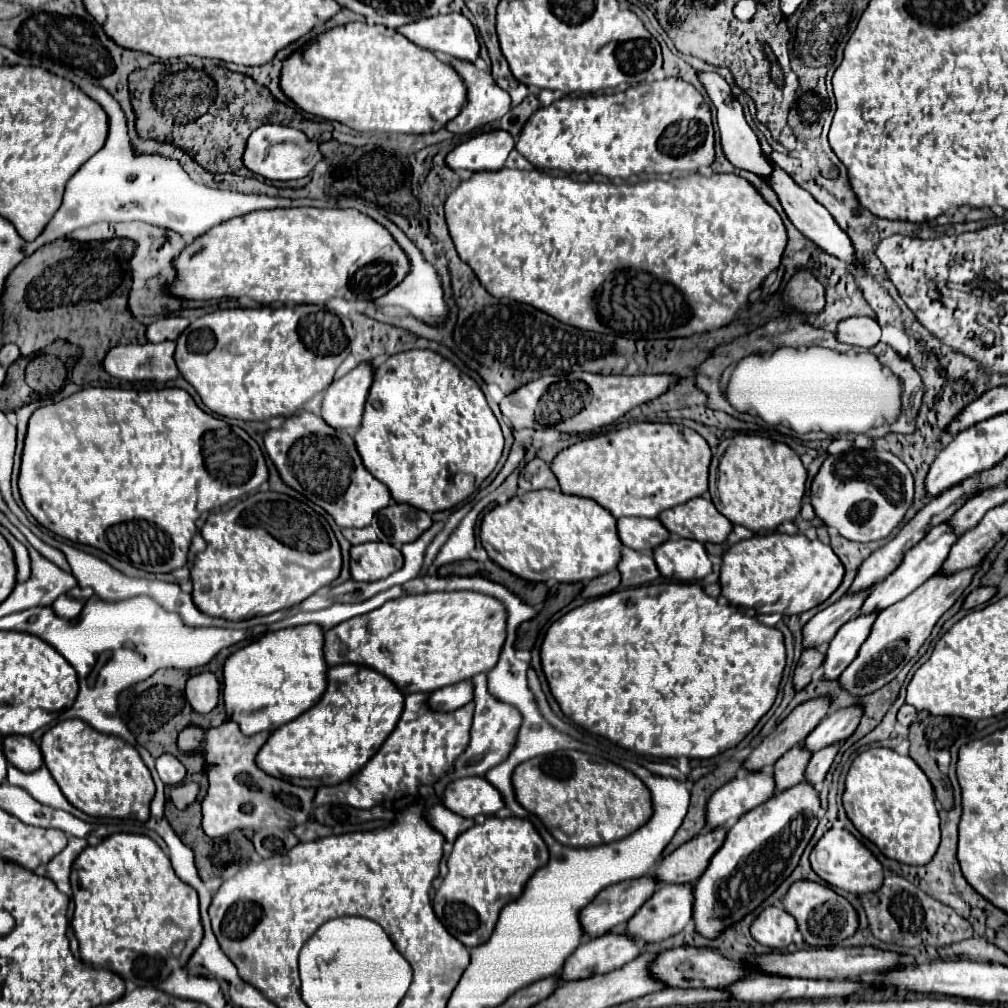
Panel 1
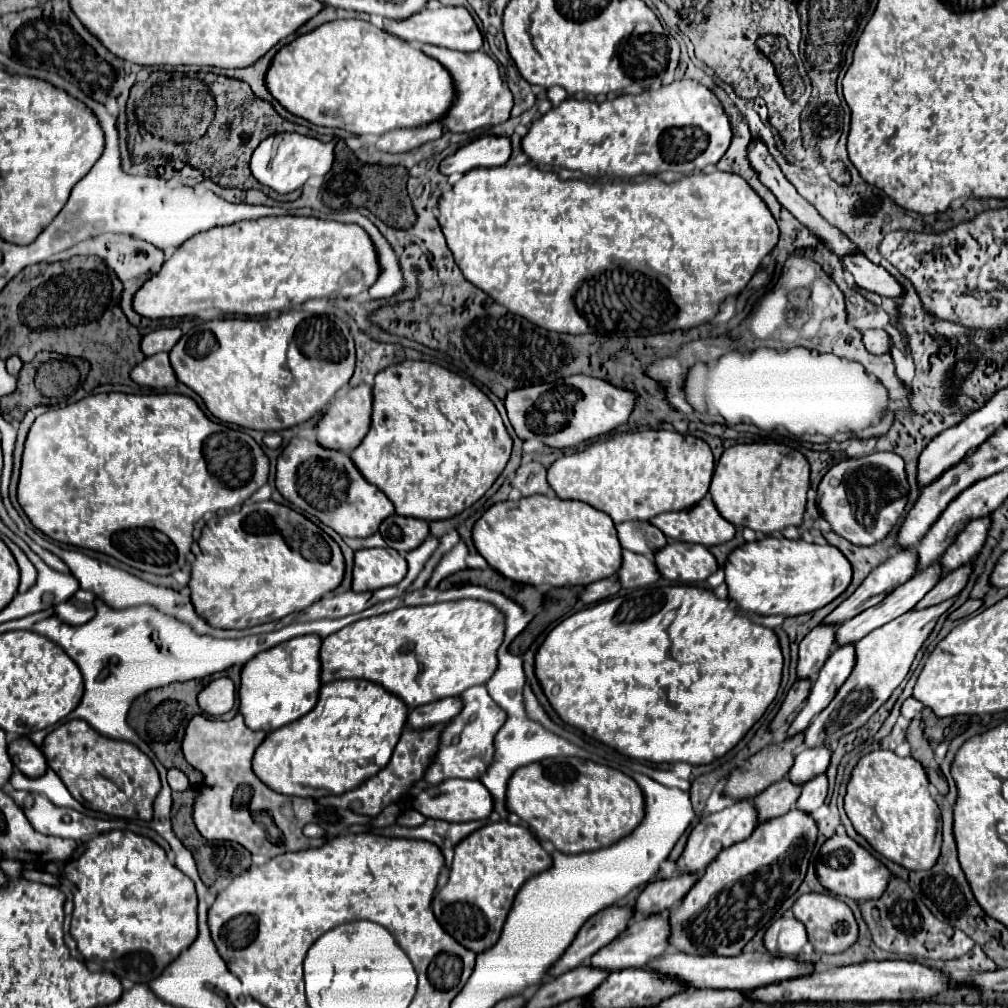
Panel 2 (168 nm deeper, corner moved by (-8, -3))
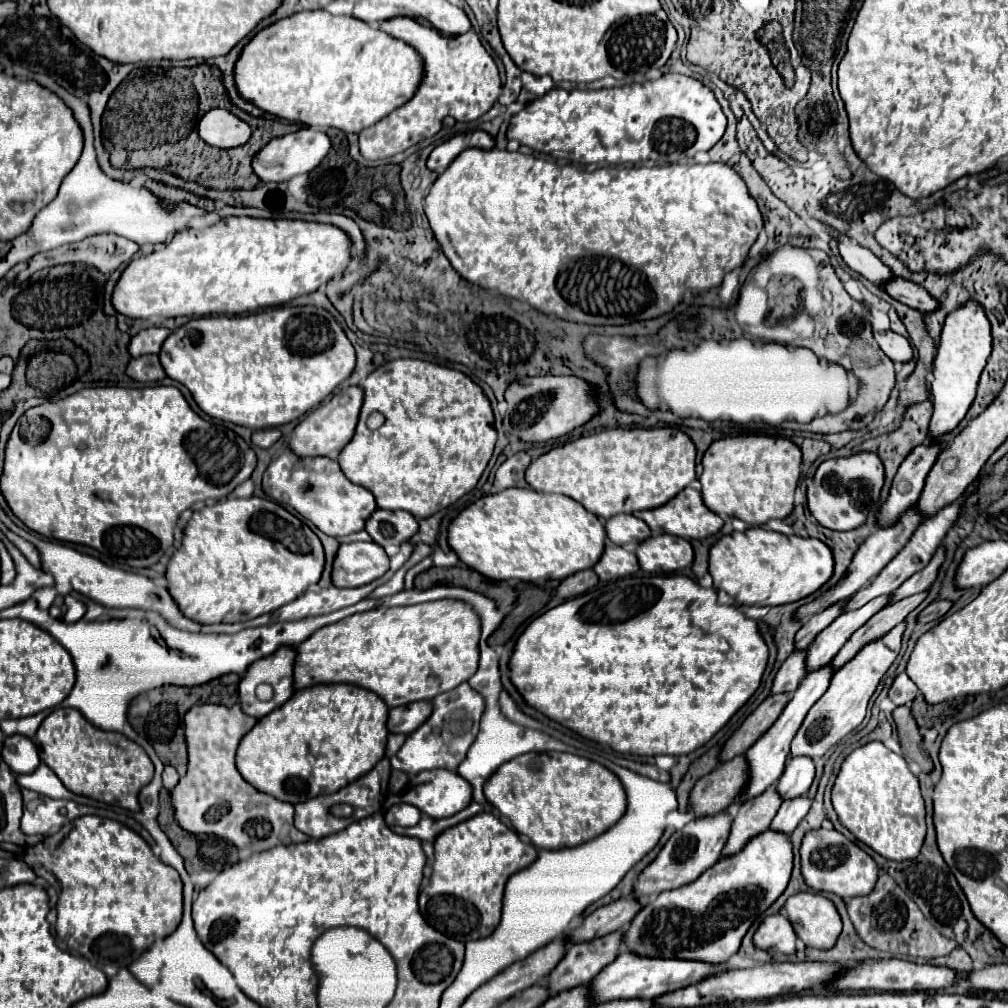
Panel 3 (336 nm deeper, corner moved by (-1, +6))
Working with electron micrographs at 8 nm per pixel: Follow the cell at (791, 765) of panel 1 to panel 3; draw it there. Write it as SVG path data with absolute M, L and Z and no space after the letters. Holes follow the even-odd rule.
M770 786L760 796L754 796L750 800L742 802L742 806L732 822L732 830L730 830L730 838L724 846L724 854L740 852L740 848L744 848L748 838L764 832L770 826L772 818L776 816L776 812L782 804L782 796L776 792L778 792L776 786Z

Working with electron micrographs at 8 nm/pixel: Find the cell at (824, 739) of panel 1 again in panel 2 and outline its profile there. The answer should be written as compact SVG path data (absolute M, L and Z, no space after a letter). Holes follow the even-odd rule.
M817 747L817 749L803 749L795 757L795 765L789 771L789 779L795 785L805 785L811 781L811 777L817 777L819 773L827 771L831 759L831 751L827 747Z

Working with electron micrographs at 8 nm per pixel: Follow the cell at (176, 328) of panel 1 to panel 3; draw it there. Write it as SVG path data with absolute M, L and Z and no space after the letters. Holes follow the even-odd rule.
M148 328L148 330L142 330L138 332L132 340L130 340L130 354L136 358L136 356L142 356L142 354L154 354L154 352L160 352L160 346L162 342L168 338L170 330L168 328Z

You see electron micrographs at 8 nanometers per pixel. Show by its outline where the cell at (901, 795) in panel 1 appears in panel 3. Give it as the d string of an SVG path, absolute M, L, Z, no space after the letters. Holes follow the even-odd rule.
M868 742L860 748L856 748L840 768L840 774L832 788L832 804L840 818L840 822L866 846L870 846L874 852L878 852L884 858L902 862L912 860L920 854L920 848L926 838L926 822L924 822L924 798L920 794L918 778L910 772L906 760L900 754L894 754L888 750L882 742Z

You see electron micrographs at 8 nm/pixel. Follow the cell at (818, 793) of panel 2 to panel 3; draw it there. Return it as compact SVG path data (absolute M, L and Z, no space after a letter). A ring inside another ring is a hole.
M806 794L792 798L792 800L784 800L778 814L774 816L770 828L778 828L778 830L790 834L798 826L798 822L808 814L810 804L812 804L812 800Z

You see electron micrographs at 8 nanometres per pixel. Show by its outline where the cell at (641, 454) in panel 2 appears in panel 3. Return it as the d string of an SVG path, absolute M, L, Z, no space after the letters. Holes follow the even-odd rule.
M610 428L604 432L582 435L564 446L556 447L536 458L526 474L536 492L558 492L578 500L586 510L600 518L622 512L658 508L696 480L696 446L680 428Z

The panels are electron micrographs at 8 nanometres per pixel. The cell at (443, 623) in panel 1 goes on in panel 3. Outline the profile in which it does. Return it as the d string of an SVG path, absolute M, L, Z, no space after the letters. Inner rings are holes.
M436 600L394 608L380 606L376 610L352 614L336 624L328 624L316 630L308 640L298 644L294 688L302 690L312 684L348 682L380 694L388 708L402 706L414 700L432 700L438 694L466 682L478 670L480 632L480 616L470 604L462 600Z

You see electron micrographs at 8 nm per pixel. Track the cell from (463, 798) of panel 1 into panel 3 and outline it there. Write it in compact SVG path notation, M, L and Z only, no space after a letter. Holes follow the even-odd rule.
M426 770L408 782L400 798L432 818L448 818L472 802L472 786L458 772Z

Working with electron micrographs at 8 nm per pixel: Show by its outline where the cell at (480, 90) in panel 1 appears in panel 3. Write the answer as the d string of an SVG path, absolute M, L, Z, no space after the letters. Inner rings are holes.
M408 18L386 20L384 24L380 24L380 28L418 50L424 60L424 78L416 96L408 104L400 106L378 124L360 132L360 152L364 158L388 158L404 152L424 138L432 138L440 130L442 118L446 116L452 116L458 122L472 122L486 114L502 94L502 82L496 62L486 52L474 30L462 36L444 36L434 28L424 28Z

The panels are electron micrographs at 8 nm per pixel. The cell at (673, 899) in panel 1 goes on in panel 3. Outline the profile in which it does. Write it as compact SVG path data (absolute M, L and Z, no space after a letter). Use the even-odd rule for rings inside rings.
M610 932L588 942L570 944L558 968L552 970L548 984L552 984L556 992L588 984L616 960L620 948L624 948L624 932Z

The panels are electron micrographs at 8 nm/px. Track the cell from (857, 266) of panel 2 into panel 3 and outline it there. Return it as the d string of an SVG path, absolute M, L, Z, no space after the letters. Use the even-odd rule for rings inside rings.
M894 276L892 280L888 280L884 286L882 286L894 300L910 306L910 308L916 308L920 312L930 312L936 308L936 300L932 300L932 296L920 288L918 284L914 282L908 282L900 276Z

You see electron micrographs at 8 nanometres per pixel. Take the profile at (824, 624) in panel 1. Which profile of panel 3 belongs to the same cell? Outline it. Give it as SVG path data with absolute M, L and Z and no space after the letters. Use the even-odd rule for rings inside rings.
M796 650L780 666L780 670L778 670L776 678L774 678L772 694L794 692L804 676L806 676L806 650Z

